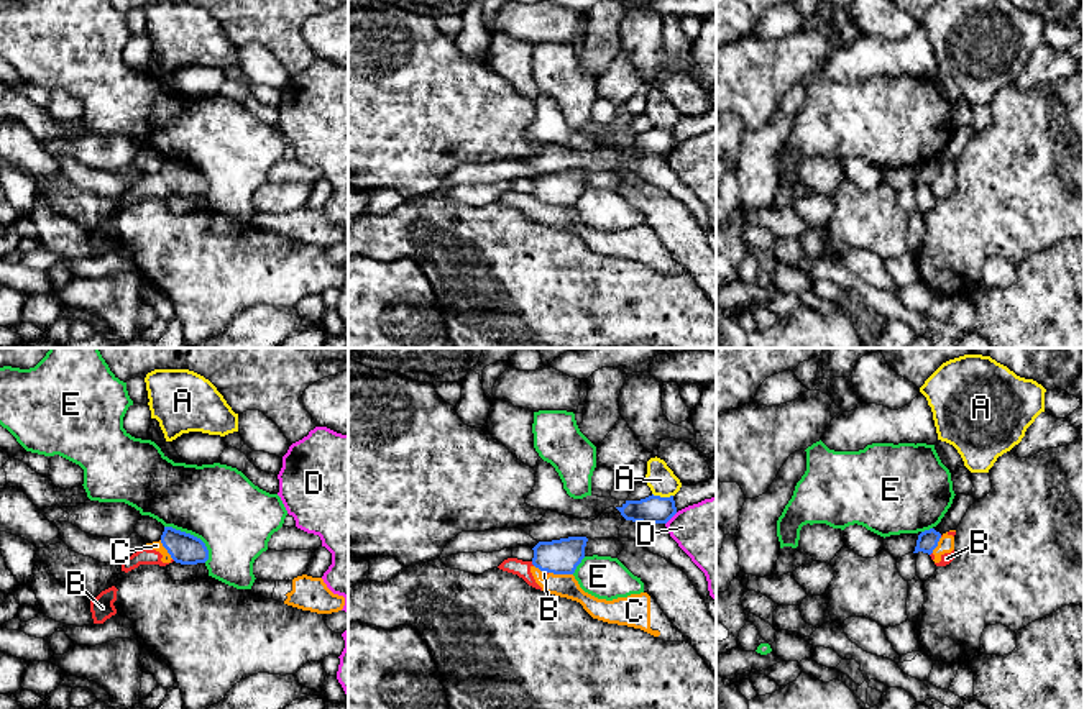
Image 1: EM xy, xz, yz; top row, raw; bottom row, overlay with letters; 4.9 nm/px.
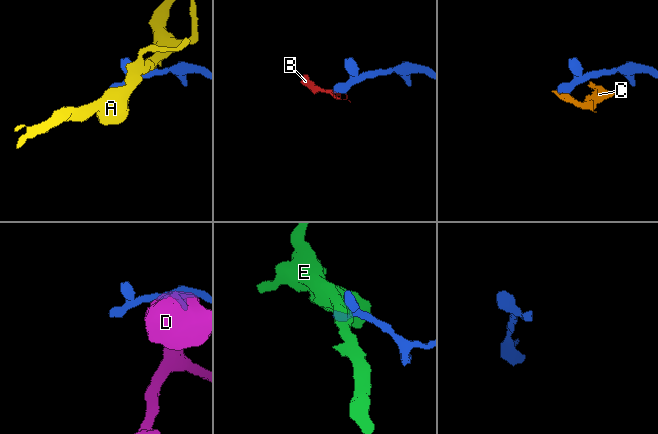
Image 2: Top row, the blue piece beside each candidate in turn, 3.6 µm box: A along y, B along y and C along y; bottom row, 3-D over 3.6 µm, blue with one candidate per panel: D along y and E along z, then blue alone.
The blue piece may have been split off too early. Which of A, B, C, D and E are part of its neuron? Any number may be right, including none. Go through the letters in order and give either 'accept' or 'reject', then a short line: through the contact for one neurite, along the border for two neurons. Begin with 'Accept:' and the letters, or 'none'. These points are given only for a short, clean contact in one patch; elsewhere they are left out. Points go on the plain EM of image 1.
Accept: none
A: reject
B: reject; line xz (531, 194), (534, 197)
C: reject; line xz (549, 204), (572, 207)
D: reject
E: reject

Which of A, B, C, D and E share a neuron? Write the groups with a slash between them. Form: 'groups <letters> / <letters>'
groups A / B C / D / E

